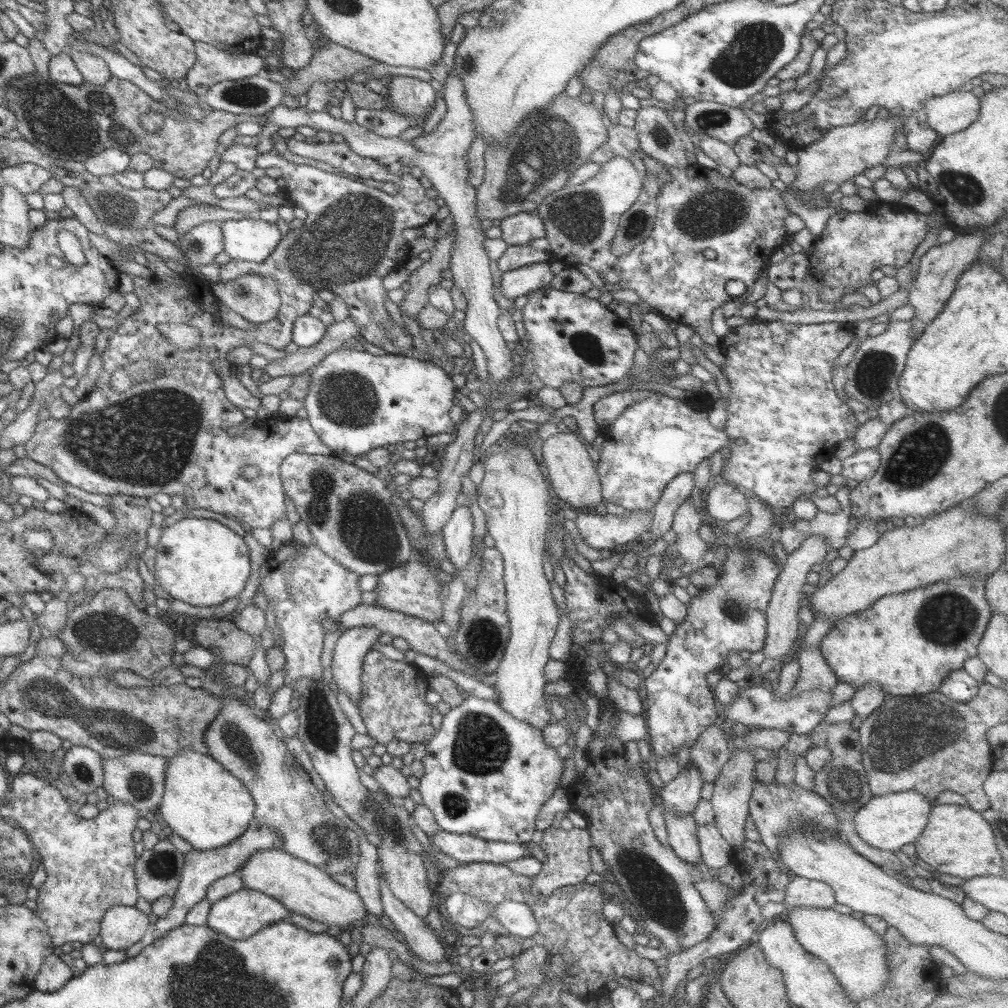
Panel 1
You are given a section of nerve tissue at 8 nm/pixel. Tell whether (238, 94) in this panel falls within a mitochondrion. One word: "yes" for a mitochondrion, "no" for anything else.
yes

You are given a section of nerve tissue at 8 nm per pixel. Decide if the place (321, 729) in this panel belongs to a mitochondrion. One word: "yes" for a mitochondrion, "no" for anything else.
yes

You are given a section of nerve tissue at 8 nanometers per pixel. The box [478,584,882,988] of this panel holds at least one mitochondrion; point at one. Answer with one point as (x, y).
(661, 896)

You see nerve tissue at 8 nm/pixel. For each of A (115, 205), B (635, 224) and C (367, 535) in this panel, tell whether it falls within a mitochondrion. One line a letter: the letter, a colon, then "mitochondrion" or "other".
A: mitochondrion
B: mitochondrion
C: mitochondrion

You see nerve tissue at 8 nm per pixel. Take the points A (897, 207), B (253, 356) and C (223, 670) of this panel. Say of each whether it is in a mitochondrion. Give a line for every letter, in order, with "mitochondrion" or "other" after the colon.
A: other
B: other
C: other

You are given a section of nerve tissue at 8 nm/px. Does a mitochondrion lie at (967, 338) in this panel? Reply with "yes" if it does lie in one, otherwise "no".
no

